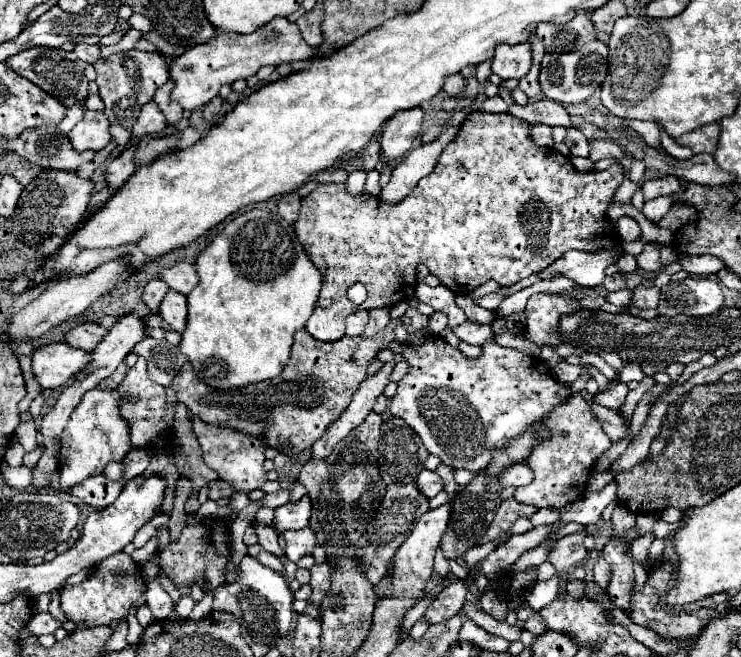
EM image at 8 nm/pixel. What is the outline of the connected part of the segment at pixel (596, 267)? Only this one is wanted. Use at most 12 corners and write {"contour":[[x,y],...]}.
{"contour":[[623,248],[565,252],[541,278],[563,274],[595,288]]}

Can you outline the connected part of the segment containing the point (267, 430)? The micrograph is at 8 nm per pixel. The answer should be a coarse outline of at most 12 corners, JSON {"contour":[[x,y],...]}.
{"contour":[[294,336],[275,380],[229,392],[189,362],[177,400],[299,454],[349,406],[375,338]]}

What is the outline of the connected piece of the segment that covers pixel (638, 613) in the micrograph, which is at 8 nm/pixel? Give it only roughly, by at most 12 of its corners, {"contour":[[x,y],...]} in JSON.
{"contour":[[672,567],[648,572],[629,618],[667,638],[697,634],[715,610],[663,610]]}

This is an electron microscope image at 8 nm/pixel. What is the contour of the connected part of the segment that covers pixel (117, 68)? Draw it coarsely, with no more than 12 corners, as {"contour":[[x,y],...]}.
{"contour":[[99,46],[73,50],[97,70],[111,124],[127,130],[169,66],[159,52],[99,58]]}

